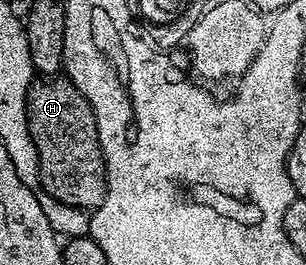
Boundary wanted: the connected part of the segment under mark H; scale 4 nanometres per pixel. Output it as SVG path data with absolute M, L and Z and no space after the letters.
M58 75L52 79L37 79L32 82L29 88L29 94L26 95L26 113L27 123L30 127L31 139L34 141L35 149L38 152L38 171L41 176L40 188L44 190L46 194L53 197L63 198L64 204L71 207L73 204L77 204L79 208L86 209L86 211L92 211L97 208L101 203L102 196L106 190L105 188L105 156L101 154L101 144L97 138L97 124L95 123L95 115L93 114L93 108L87 103L87 99L81 94L73 82L66 79L64 76Z

